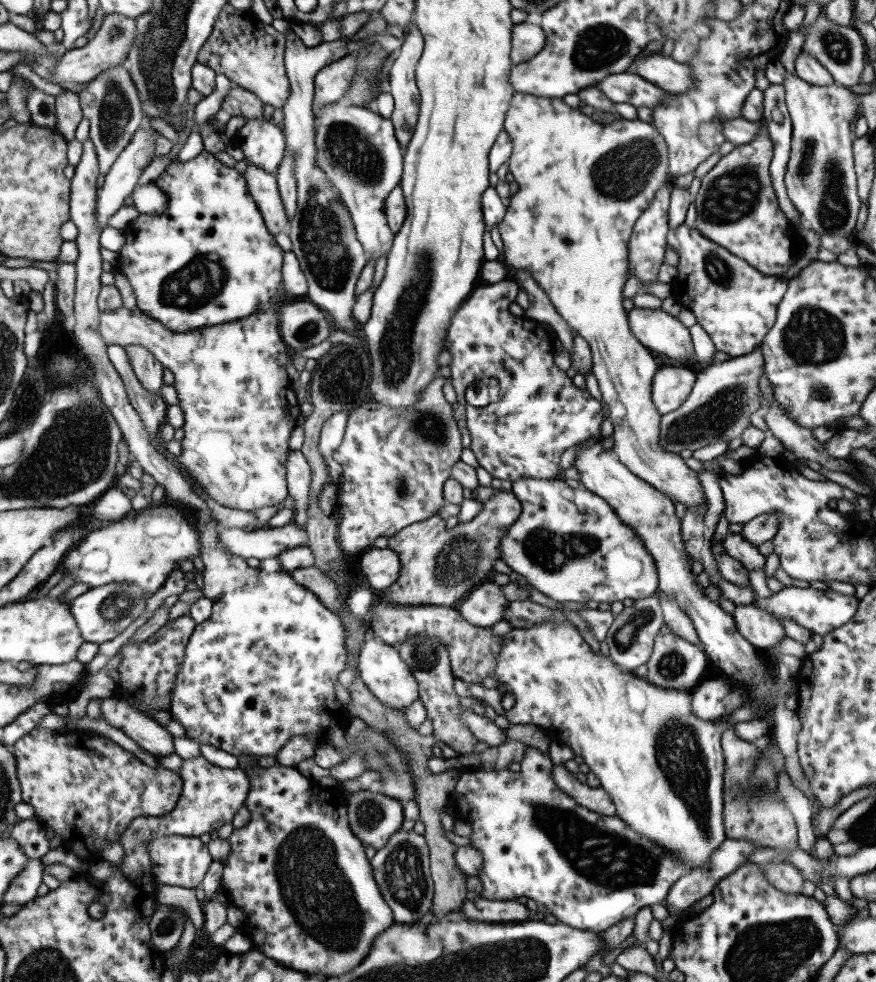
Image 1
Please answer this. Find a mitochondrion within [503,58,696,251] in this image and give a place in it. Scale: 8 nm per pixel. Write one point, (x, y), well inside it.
(623, 172)

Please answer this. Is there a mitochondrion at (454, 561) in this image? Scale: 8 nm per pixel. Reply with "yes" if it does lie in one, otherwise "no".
yes

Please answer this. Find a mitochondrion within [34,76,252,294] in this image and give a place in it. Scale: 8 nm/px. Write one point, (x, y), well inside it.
(115, 112)

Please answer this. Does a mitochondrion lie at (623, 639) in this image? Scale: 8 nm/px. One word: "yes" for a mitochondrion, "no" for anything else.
yes

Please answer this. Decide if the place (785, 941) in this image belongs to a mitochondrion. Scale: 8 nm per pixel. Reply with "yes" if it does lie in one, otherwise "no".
yes

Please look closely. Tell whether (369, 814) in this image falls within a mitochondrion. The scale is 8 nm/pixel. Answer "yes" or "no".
yes

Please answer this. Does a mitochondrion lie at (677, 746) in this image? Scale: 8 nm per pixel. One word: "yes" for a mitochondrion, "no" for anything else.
yes

